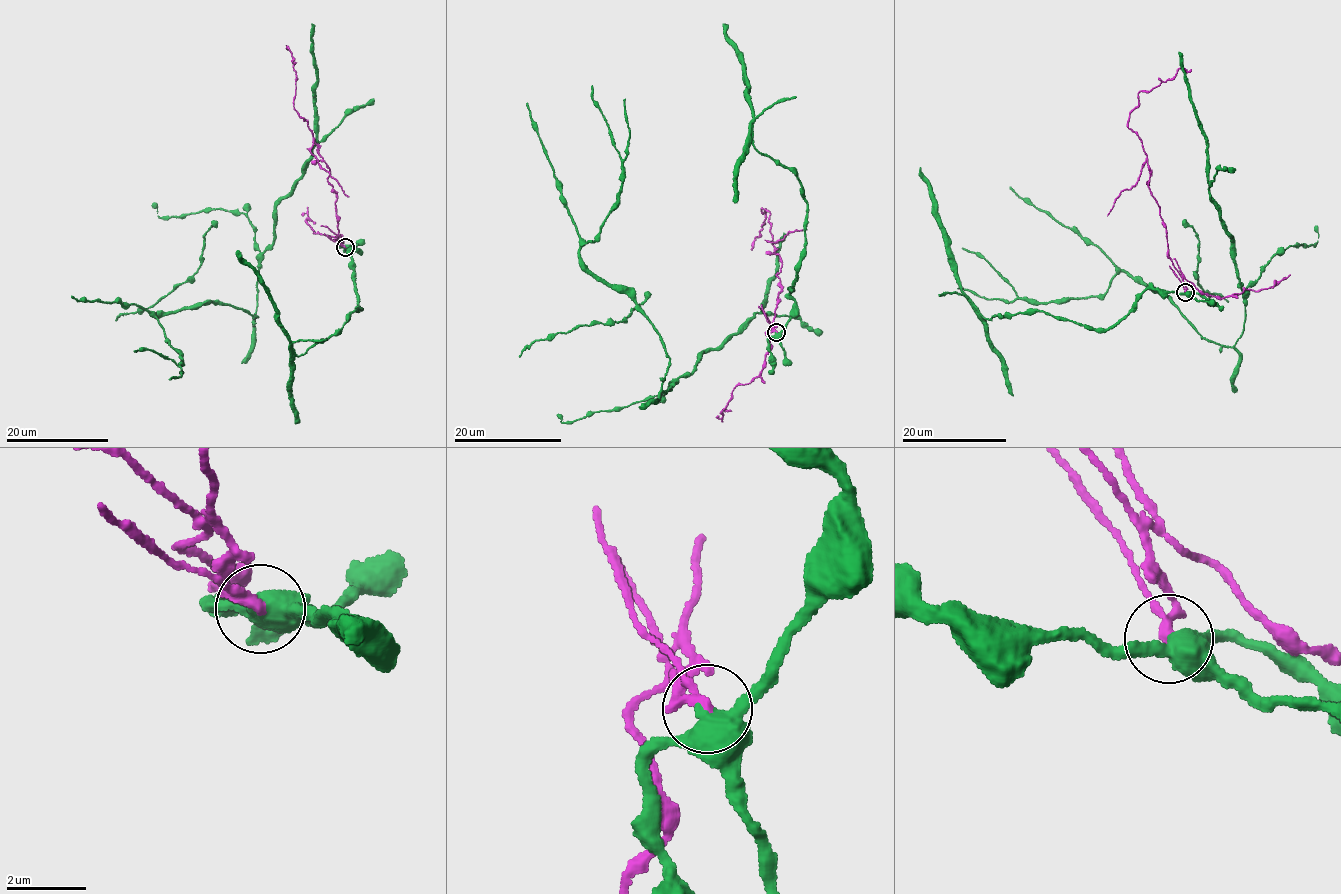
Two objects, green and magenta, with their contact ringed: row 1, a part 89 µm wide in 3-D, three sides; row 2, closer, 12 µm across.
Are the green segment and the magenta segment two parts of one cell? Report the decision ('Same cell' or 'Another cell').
Another cell

